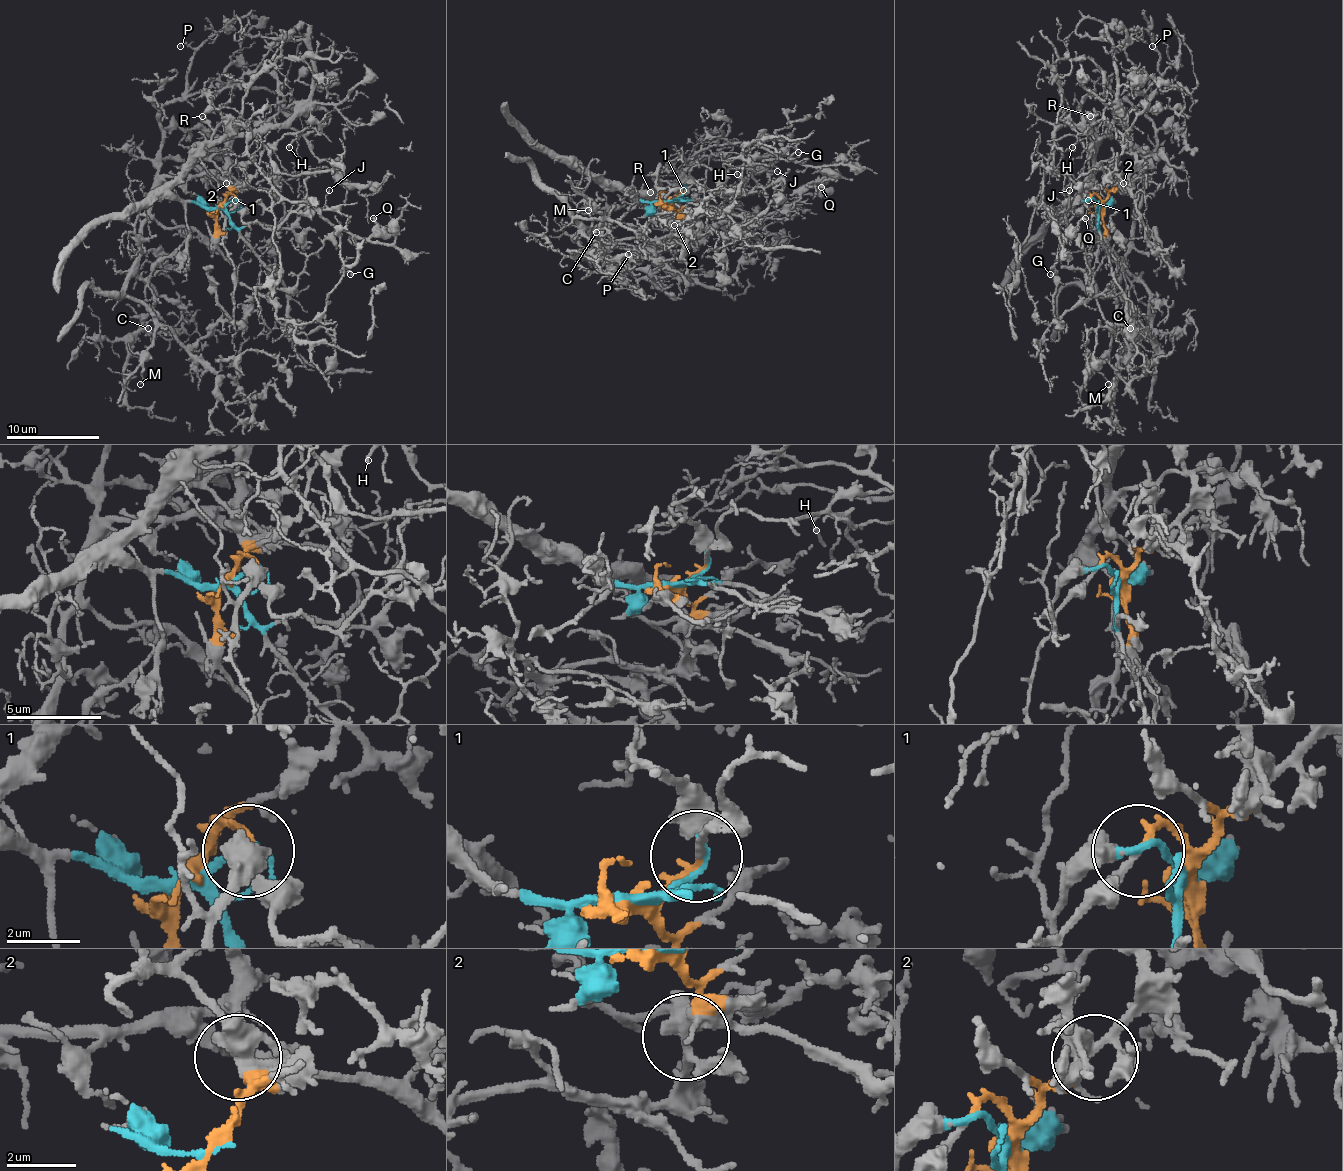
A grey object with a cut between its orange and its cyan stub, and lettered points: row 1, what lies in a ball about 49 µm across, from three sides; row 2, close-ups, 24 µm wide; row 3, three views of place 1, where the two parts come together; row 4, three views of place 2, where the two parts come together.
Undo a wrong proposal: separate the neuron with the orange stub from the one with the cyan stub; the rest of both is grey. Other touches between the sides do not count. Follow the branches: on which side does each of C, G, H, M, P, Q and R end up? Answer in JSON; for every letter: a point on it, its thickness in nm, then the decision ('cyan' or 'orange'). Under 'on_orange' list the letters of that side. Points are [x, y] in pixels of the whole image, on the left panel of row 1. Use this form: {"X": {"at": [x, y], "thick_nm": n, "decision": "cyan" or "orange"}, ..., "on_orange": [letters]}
{"C": {"at": [148, 328], "thick_nm": 140, "decision": "cyan"}, "G": {"at": [350, 274], "thick_nm": 100, "decision": "cyan"}, "H": {"at": [289, 147], "thick_nm": 120, "decision": "orange"}, "M": {"at": [140, 384], "thick_nm": 110, "decision": "orange"}, "P": {"at": [180, 46], "thick_nm": 150, "decision": "orange"}, "Q": {"at": [373, 218], "thick_nm": 120, "decision": "cyan"}, "R": {"at": [202, 116], "thick_nm": 110, "decision": "cyan"}, "on_orange": ["H", "M", "P"]}

